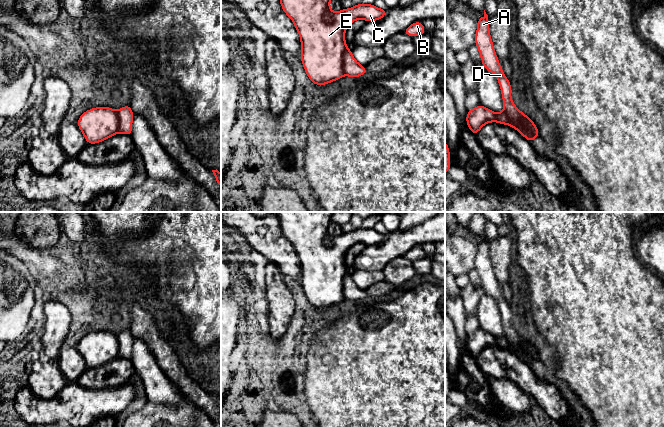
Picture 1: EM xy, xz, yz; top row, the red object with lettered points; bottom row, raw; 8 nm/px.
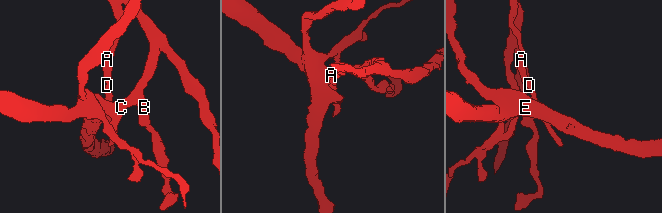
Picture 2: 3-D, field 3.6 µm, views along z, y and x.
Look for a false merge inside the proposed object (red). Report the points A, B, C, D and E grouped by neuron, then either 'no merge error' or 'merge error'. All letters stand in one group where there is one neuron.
groups A D / B C E; merge error

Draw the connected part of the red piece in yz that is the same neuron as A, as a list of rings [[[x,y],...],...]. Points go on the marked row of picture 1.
[[[484,10],[484,16],[477,20],[477,31],[475,34],[475,45],[481,55],[481,61],[485,70],[492,72],[498,79],[501,88],[502,99],[504,103],[504,111],[511,121],[517,123],[516,130],[525,137],[530,143],[536,138],[527,125],[522,122],[530,119],[526,114],[522,113],[514,104],[511,97],[511,84],[504,75],[502,67],[498,61],[495,49],[489,32],[488,15]]]

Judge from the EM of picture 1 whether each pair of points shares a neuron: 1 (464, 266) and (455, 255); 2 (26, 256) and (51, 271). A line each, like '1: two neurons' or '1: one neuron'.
1: one neuron
2: one neuron

